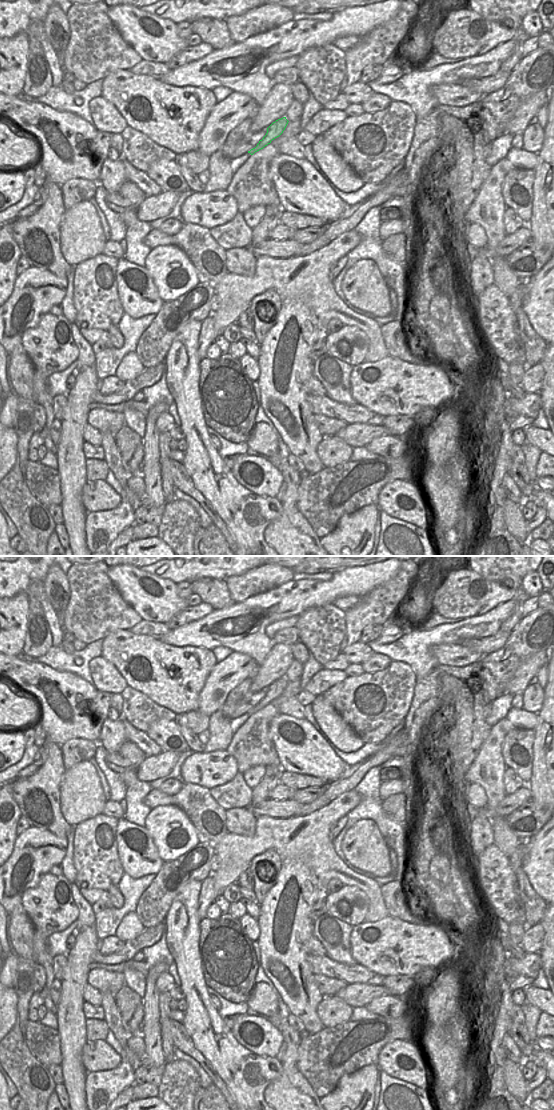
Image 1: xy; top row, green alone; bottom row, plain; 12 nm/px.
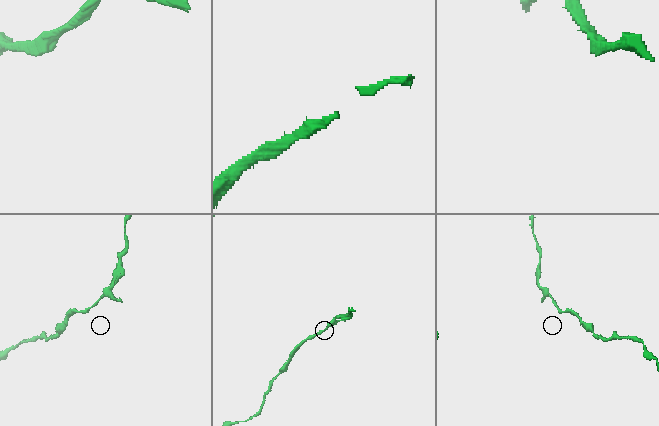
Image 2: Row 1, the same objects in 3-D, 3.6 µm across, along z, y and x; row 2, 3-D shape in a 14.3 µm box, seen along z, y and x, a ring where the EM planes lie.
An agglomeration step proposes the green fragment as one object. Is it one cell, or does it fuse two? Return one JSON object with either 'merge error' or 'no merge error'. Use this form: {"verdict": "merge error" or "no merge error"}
{"verdict": "no merge error"}

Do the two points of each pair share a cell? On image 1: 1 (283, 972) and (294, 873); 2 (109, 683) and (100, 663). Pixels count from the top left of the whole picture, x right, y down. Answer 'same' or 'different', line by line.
1: same
2: same

